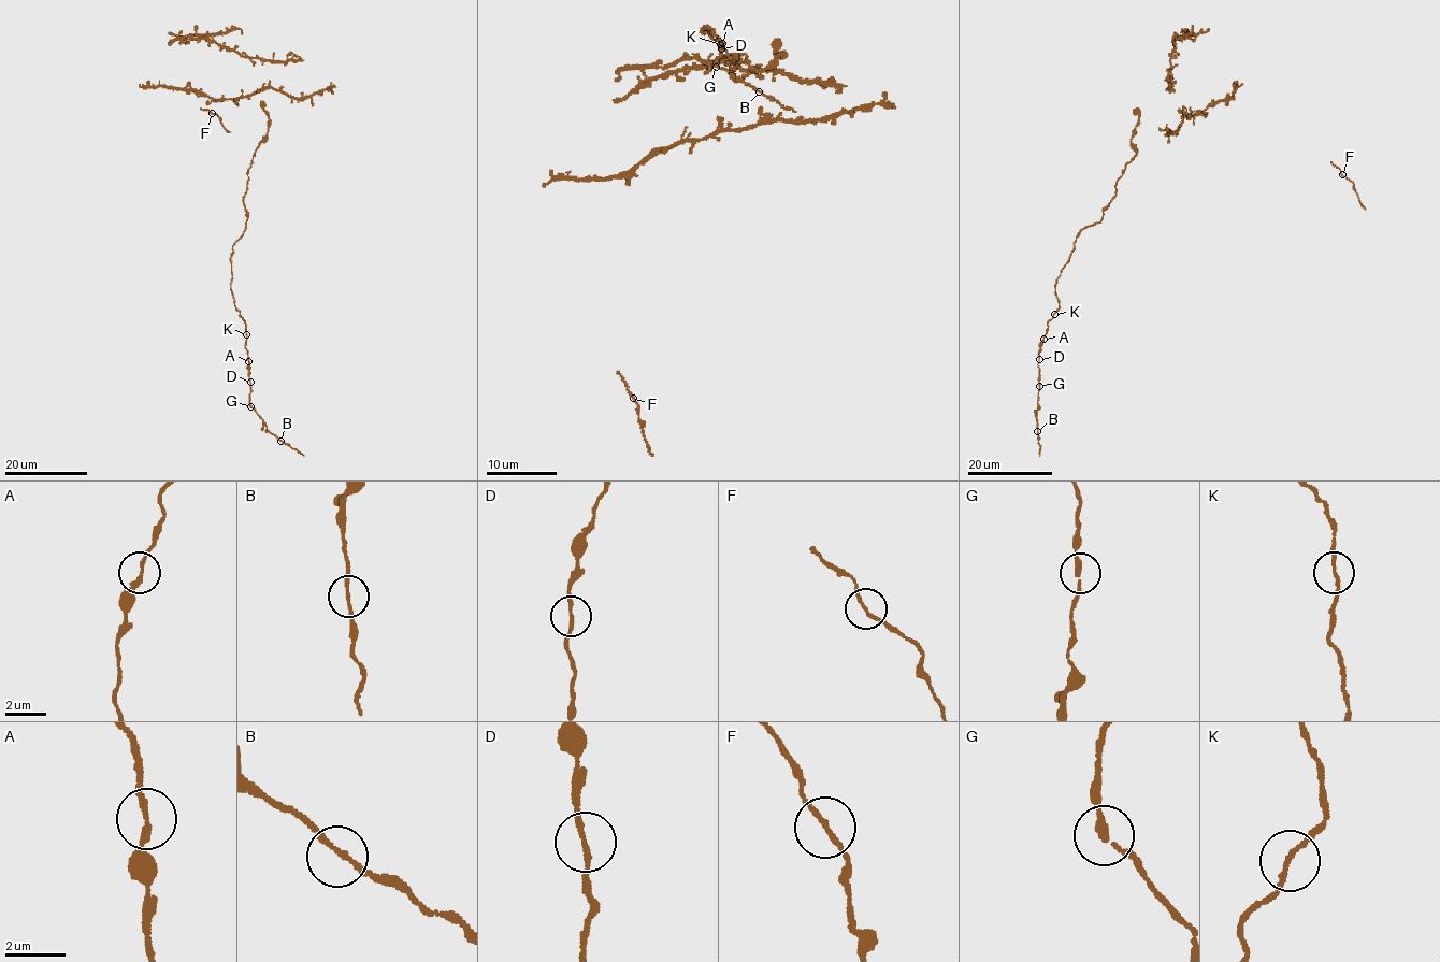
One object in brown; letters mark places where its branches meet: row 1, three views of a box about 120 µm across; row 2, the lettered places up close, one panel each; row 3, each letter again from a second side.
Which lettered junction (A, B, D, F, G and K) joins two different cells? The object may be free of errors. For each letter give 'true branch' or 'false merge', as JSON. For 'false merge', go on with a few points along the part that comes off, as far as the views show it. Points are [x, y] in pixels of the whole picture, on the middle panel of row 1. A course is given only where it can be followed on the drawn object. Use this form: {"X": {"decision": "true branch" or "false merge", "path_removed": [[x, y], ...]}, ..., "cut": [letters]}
{"A": {"decision": "true branch"}, "B": {"decision": "true branch"}, "D": {"decision": "true branch"}, "F": {"decision": "true branch"}, "G": {"decision": "true branch"}, "K": {"decision": "true branch"}, "cut": []}

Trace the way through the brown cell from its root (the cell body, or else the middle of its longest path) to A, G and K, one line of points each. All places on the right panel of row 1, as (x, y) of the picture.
A: (1134, 157), (1103, 219), (1076, 239), (1055, 283), (1059, 310), (1044, 339)
G: (1134, 157), (1103, 219), (1080, 232), (1056, 280), (1059, 310), (1040, 348), (1040, 385)
K: (1134, 157), (1117, 182), (1116, 195), (1103, 212), (1103, 219), (1076, 239), (1055, 283), (1059, 310), (1054, 314)

